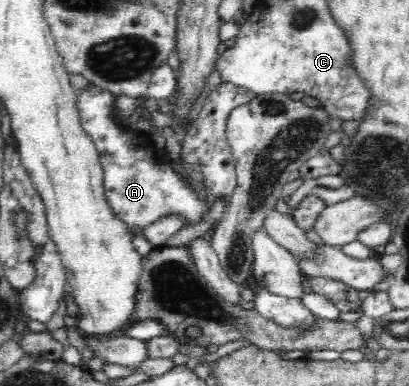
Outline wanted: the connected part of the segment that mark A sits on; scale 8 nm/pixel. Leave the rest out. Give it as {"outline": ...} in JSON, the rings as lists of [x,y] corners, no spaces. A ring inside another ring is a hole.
{"outline":[[[89,84],[76,95],[82,127],[91,137],[100,156],[104,196],[112,214],[126,224],[132,237],[158,218],[176,216],[184,225],[200,224],[210,212],[205,198],[199,198],[168,163],[167,155],[152,143],[150,132],[138,134],[124,130],[117,119],[115,95]]]}

